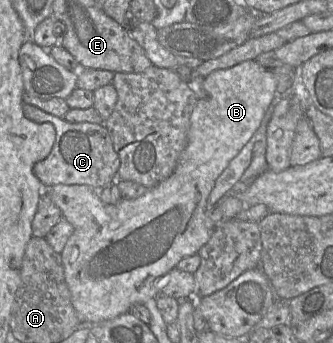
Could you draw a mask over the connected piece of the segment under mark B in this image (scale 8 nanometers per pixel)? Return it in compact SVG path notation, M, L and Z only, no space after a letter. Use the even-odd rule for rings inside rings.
M256 60L215 70L203 78L202 85L207 97L198 99L191 113L187 145L175 171L157 186L148 188L144 195L135 199L122 198L116 204L106 204L97 196L94 188L88 185L57 184L45 187L45 193L74 228L61 257L71 301L83 324L94 325L116 318L129 312L133 305L156 298L160 294L158 285L177 267L179 261L198 254L217 225L207 216L207 203L218 177L250 141L269 106L278 96L274 74Z

